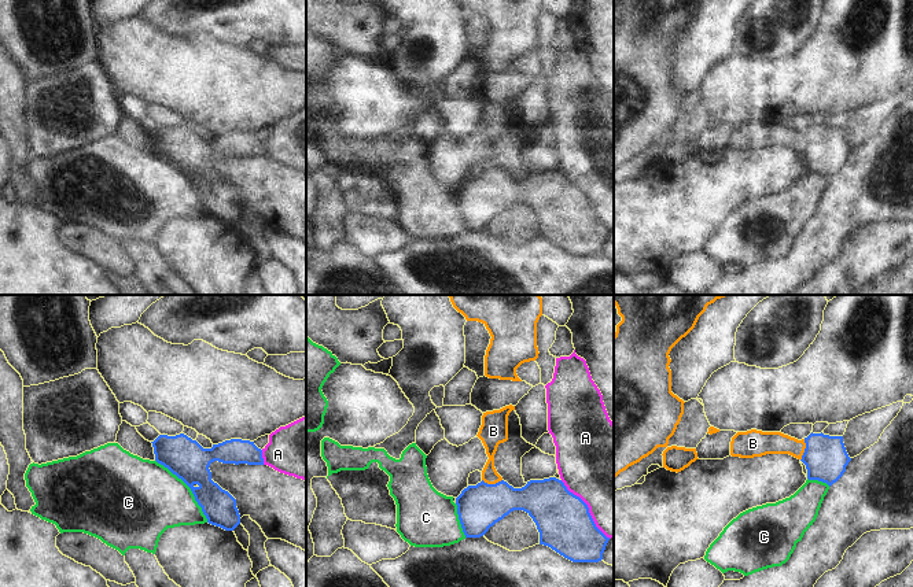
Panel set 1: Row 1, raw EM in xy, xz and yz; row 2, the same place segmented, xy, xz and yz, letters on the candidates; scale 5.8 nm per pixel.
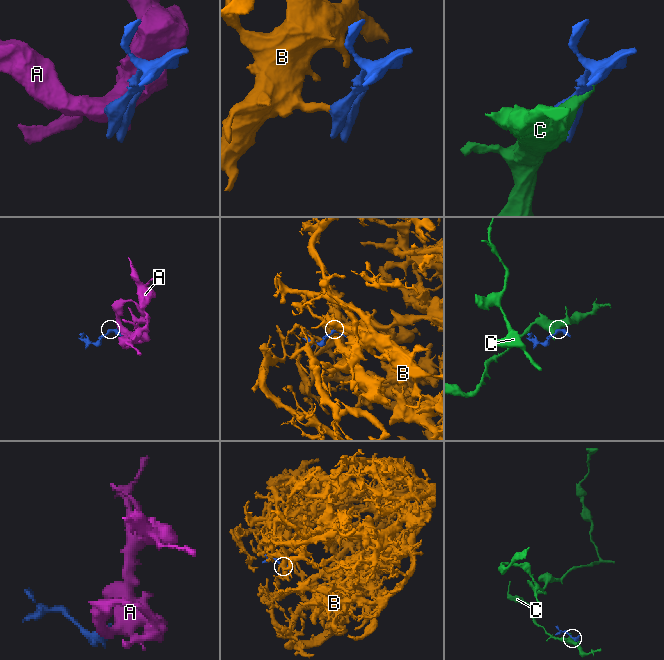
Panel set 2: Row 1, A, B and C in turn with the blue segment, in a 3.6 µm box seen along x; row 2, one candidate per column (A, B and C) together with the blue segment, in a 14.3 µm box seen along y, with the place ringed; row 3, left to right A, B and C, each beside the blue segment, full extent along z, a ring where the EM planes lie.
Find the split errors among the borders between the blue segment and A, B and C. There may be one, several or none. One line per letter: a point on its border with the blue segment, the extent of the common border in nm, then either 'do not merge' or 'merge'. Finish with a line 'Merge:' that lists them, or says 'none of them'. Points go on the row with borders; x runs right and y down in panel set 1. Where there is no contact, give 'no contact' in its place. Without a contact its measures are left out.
A: contact xz (588, 509); length 460 nm; do not merge
B: contact yz (805, 450); length 130 nm; merge
C: contact xy (190, 487); length 480 nm; do not merge
Merge: B

